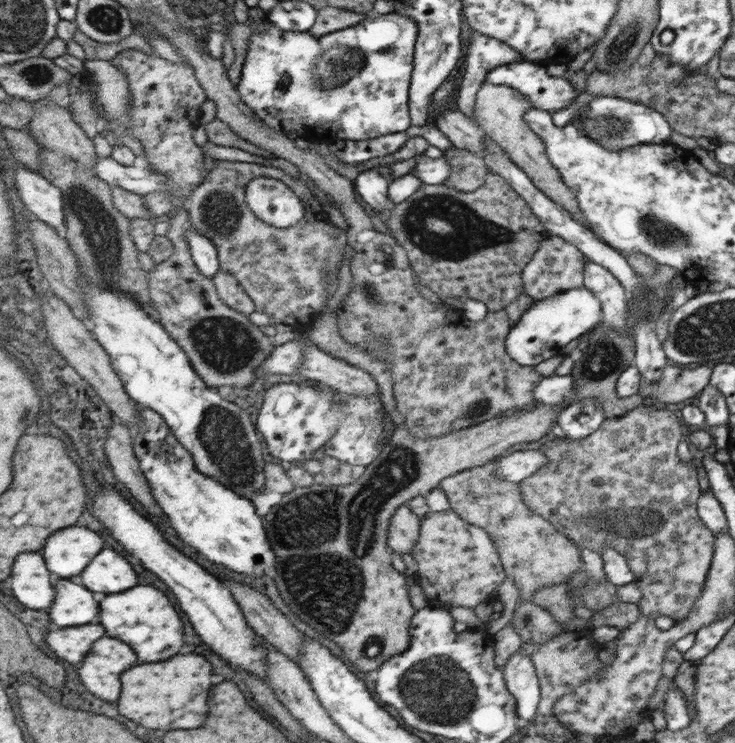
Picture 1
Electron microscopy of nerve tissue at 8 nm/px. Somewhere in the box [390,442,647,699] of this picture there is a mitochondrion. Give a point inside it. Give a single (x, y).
(524, 618)

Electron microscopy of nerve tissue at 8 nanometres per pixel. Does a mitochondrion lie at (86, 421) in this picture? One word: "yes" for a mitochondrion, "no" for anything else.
no

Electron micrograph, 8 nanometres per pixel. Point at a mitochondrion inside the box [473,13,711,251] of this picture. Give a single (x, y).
(658, 230)

